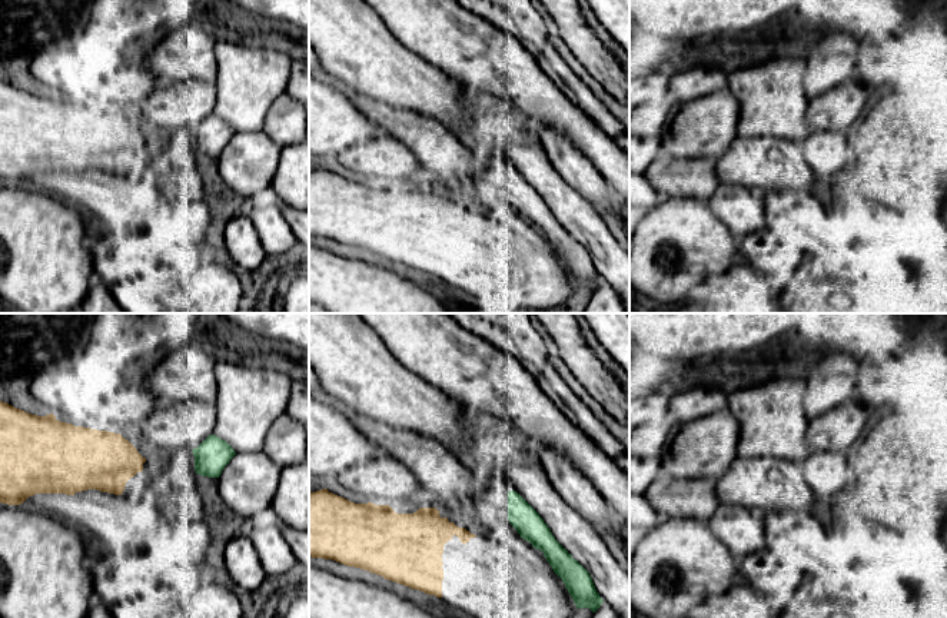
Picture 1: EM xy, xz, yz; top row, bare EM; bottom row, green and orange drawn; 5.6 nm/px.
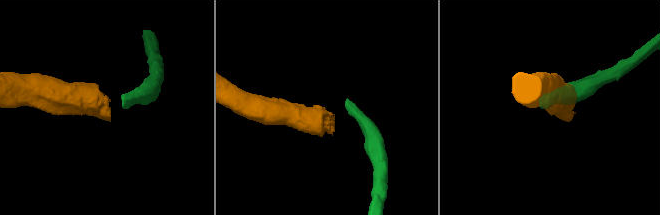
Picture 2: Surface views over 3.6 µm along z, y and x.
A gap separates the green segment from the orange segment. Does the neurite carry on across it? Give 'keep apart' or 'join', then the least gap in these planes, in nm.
keep apart; gap 200 nm

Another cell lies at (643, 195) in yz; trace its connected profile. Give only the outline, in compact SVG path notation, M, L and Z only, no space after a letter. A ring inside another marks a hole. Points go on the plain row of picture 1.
M629 173L629 205L645 210L659 203L659 196L644 173Z

